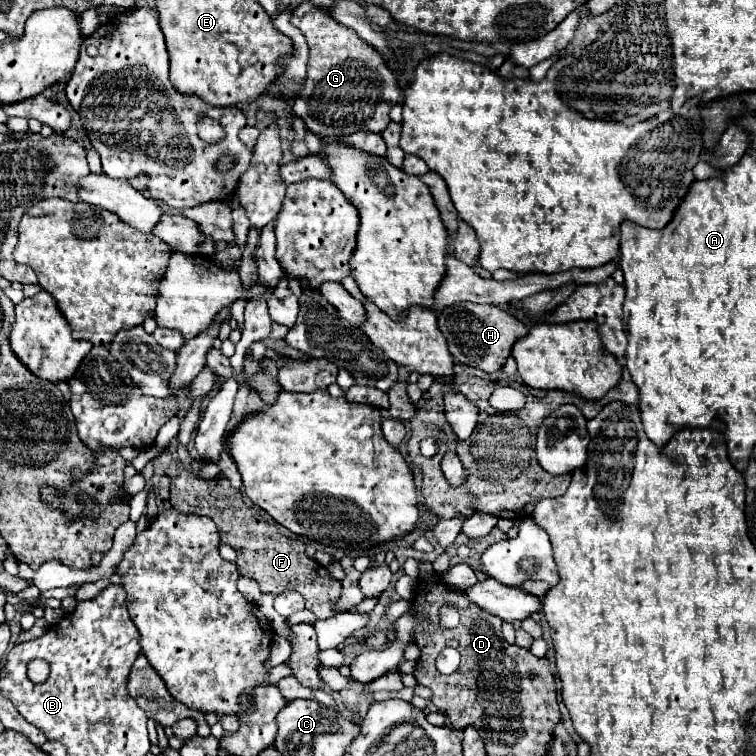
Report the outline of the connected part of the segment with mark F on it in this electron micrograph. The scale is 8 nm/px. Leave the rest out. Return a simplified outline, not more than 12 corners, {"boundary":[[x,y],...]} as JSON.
{"boundary":[[178,463],[172,507],[212,517],[238,573],[262,593],[296,589],[318,619],[342,583],[306,543],[248,503],[224,473]]}

